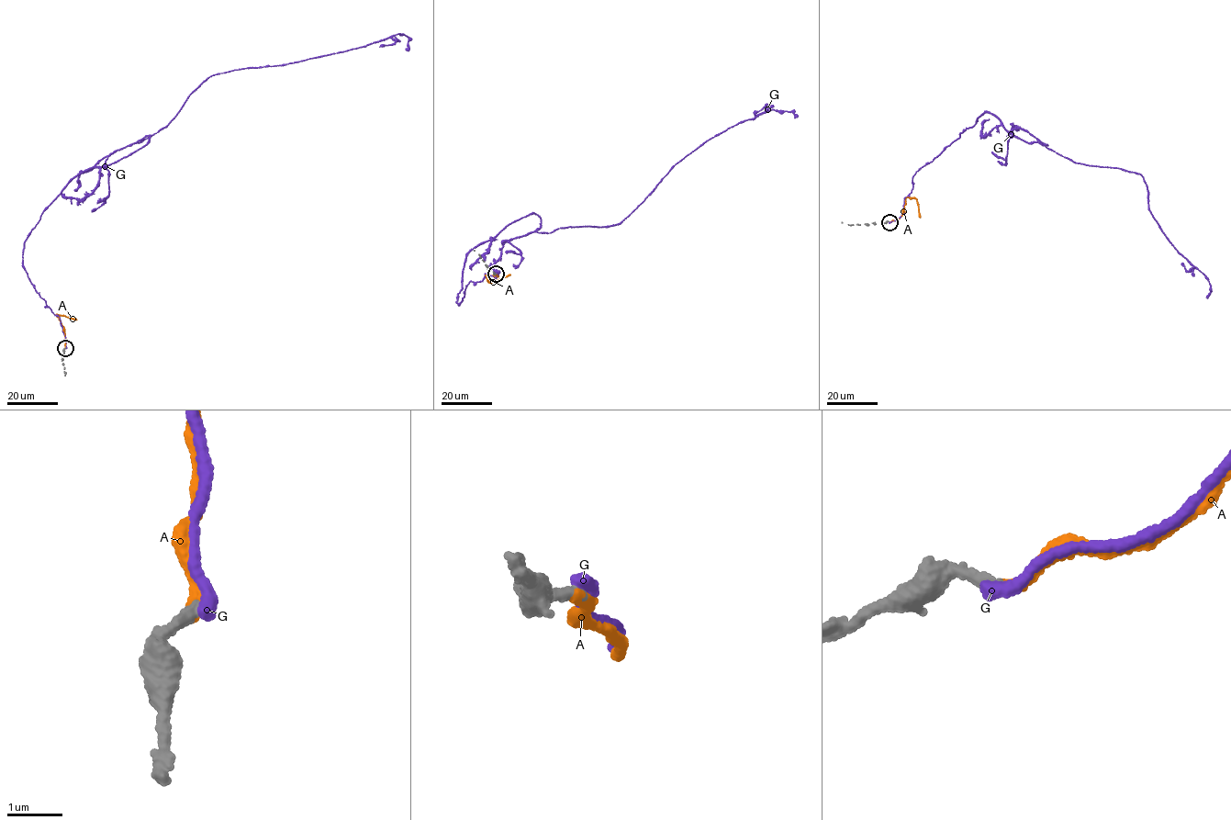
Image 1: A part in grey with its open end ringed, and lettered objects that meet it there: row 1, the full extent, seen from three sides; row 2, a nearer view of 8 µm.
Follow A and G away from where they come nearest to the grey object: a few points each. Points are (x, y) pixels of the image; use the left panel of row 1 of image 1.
A: (65, 347), (64, 329), (57, 315), (77, 320)
G: (65, 347), (22, 264), (43, 210), (75, 176), (149, 142), (138, 141), (211, 76), (400, 33), (408, 51)

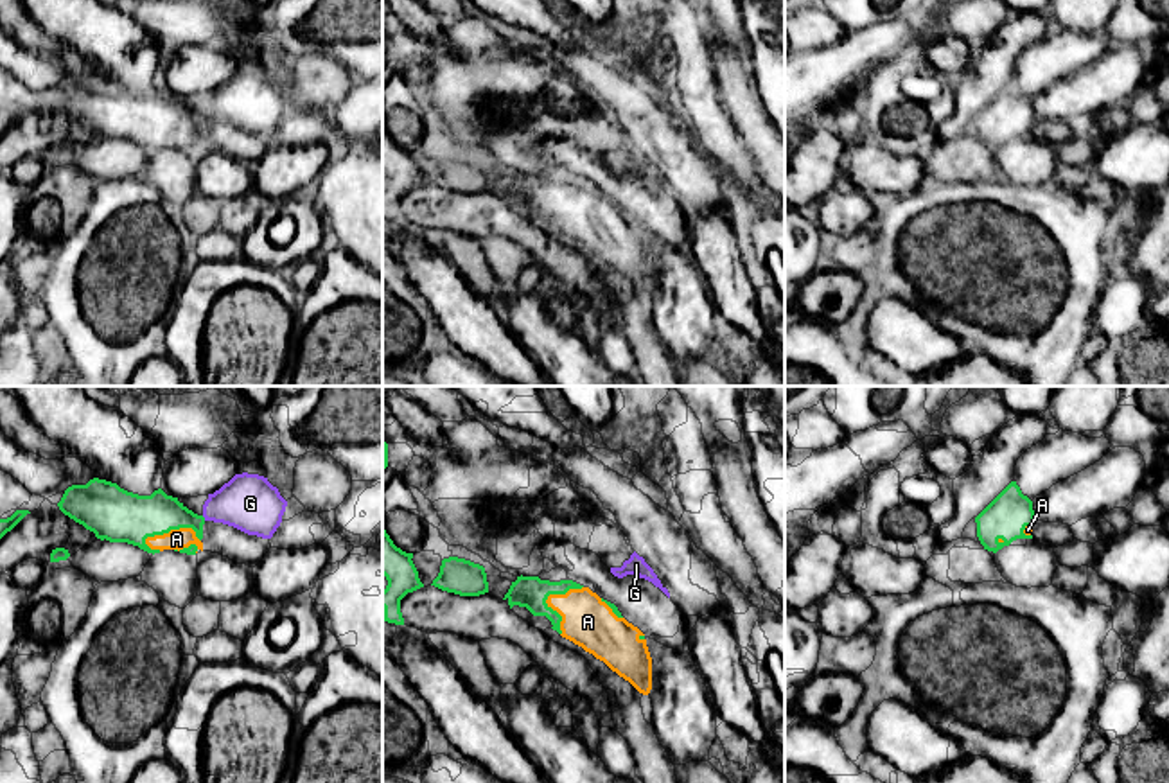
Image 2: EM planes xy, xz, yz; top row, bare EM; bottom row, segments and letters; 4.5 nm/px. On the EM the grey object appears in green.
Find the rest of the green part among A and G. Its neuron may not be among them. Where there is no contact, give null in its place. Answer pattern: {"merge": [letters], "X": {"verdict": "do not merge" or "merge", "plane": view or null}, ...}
{"merge": ["A"], "A": {"verdict": "merge", "plane": "xy"}, "G": {"verdict": "do not merge", "plane": "xy"}}

